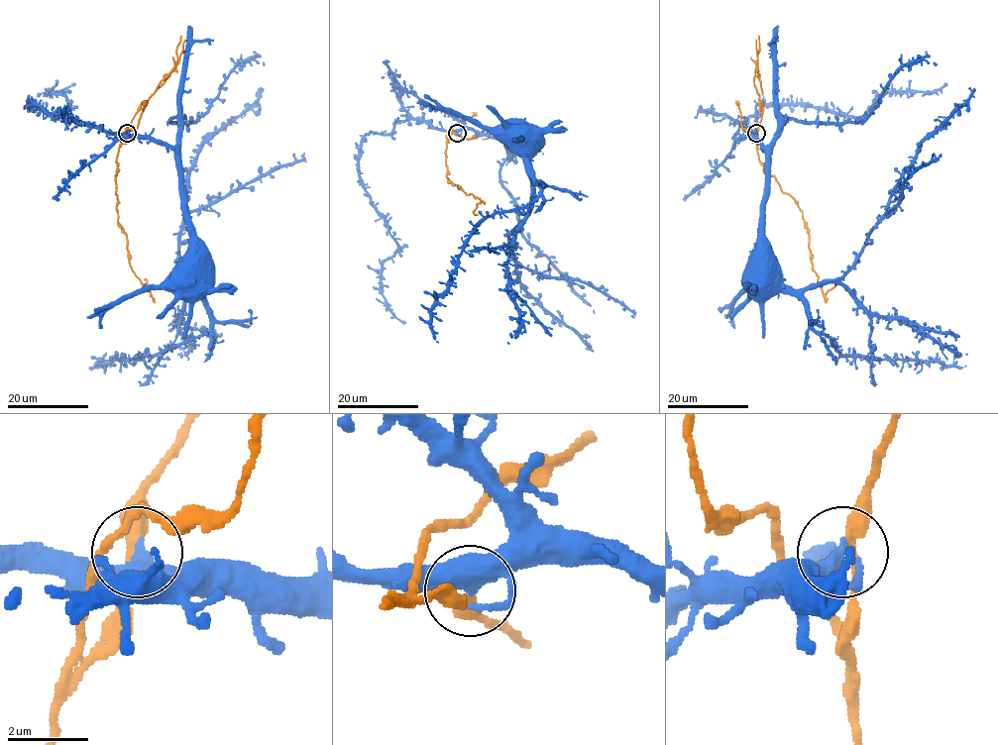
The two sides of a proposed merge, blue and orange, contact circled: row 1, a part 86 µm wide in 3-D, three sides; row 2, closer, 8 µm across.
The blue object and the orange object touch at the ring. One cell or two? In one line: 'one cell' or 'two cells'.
two cells

